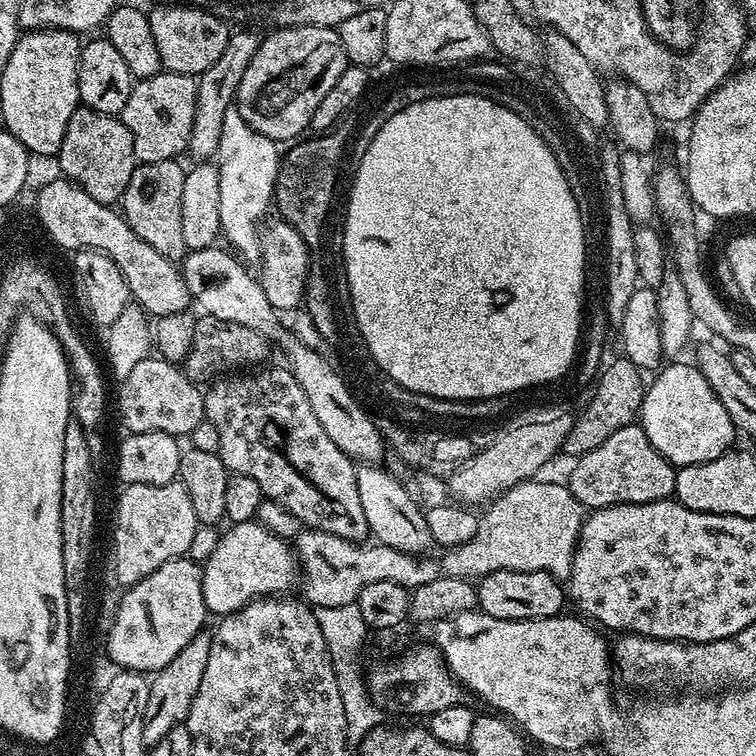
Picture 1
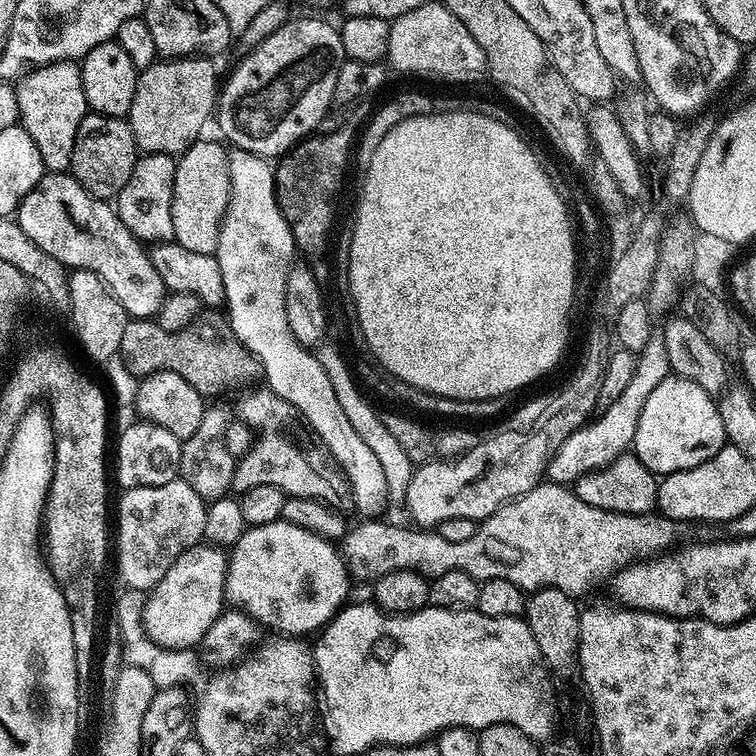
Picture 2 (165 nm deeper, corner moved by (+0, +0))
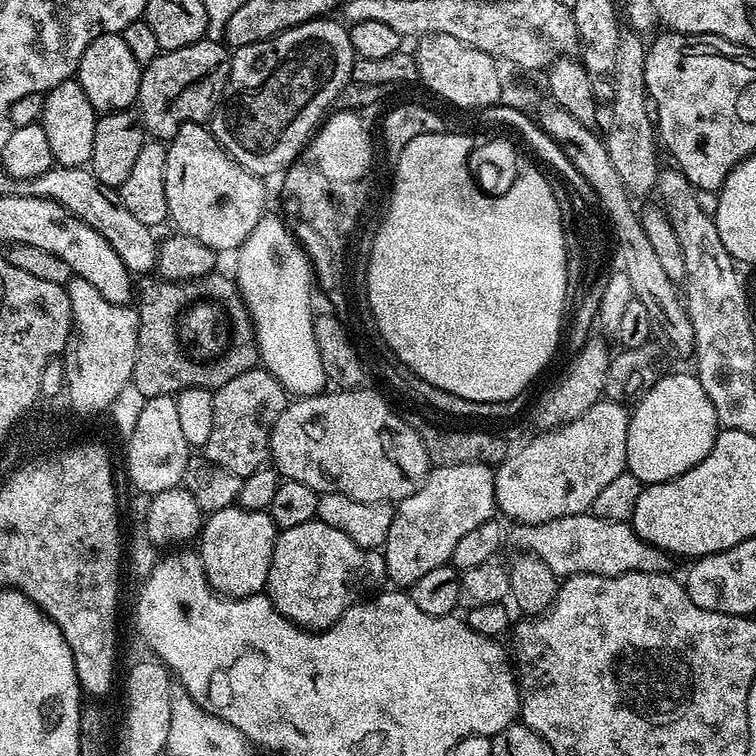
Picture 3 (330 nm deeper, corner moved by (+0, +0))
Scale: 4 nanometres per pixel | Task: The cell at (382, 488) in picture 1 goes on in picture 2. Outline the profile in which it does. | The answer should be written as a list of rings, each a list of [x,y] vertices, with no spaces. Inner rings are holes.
[[[241,148],[229,151],[228,153],[228,168],[230,170],[230,180],[232,182],[232,198],[228,203],[228,213],[224,216],[224,225],[220,228],[220,242],[215,250],[216,261],[220,267],[220,283],[222,285],[222,300],[226,305],[228,303],[228,312],[226,311],[226,319],[231,324],[234,334],[239,340],[248,348],[249,352],[256,357],[256,361],[260,364],[260,371],[263,379],[268,380],[267,387],[278,398],[282,398],[286,402],[290,402],[290,406],[294,406],[294,410],[300,412],[300,418],[303,423],[307,424],[312,429],[317,440],[323,444],[324,449],[327,450],[328,455],[336,462],[337,468],[343,472],[345,478],[348,480],[348,485],[352,488],[352,503],[355,511],[361,512],[361,517],[376,518],[385,511],[388,496],[386,495],[386,473],[382,471],[382,465],[379,464],[378,458],[370,450],[370,446],[366,446],[366,442],[362,442],[362,438],[358,434],[358,430],[354,430],[354,426],[350,426],[350,418],[346,418],[346,414],[342,410],[342,405],[338,402],[338,398],[334,398],[334,386],[330,386],[330,378],[326,374],[326,370],[320,365],[319,355],[313,354],[309,349],[301,346],[294,338],[294,334],[290,330],[290,322],[287,321],[286,316],[286,280],[290,274],[290,270],[294,267],[294,261],[297,259],[298,253],[296,251],[296,243],[290,234],[290,226],[286,226],[286,218],[282,218],[280,208],[276,204],[276,177],[274,175],[274,168],[271,163],[263,156],[256,156],[252,152],[247,152]]]

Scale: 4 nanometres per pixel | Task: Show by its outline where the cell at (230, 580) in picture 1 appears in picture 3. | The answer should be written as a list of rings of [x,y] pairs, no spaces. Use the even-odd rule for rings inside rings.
[[[315,519],[302,522],[302,526],[290,526],[277,535],[266,595],[292,623],[309,630],[323,630],[335,624],[351,604],[357,603],[359,592],[371,582],[375,572],[384,572],[384,557],[379,551],[367,552],[350,542],[342,530],[334,530],[334,526]]]

